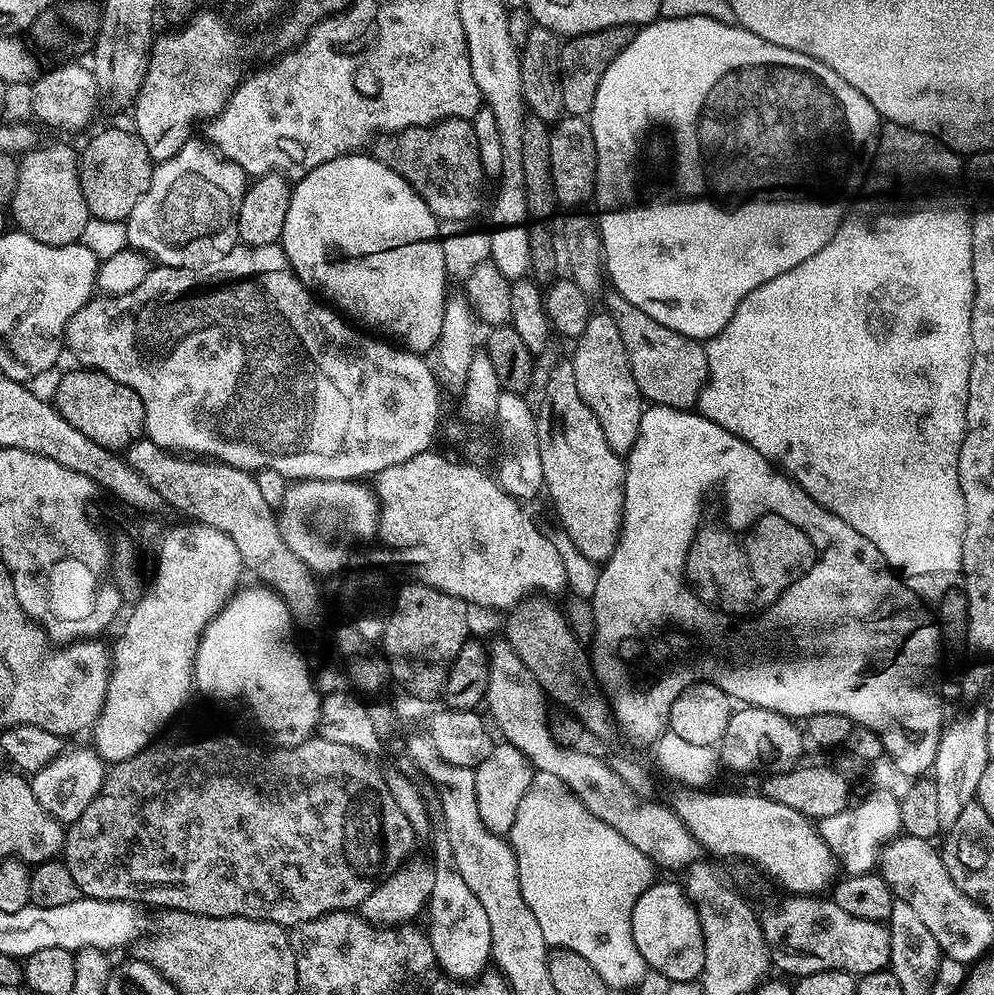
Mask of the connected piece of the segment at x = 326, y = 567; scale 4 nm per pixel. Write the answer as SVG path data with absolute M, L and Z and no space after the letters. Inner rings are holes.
M305 477L285 490L276 513L284 520L279 526L283 542L301 558L305 567L313 575L337 575L351 563L355 544L357 547L376 531L374 518L377 510L377 497L361 481Z

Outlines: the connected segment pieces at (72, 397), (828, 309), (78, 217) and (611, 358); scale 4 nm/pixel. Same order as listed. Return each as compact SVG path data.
M79 371L66 373L56 384L54 407L62 414L62 418L66 418L74 430L82 430L86 438L98 442L98 446L103 448L124 450L135 440L141 439L146 432L142 398L138 398L130 386L114 382L114 378L105 372Z
M885 127L882 134L882 146L878 150L878 158L872 163L872 173L866 182L866 190L862 190L862 198L858 198L858 206L850 210L850 218L846 218L846 226L842 226L842 234L826 250L818 250L802 266L794 266L786 274L774 278L766 286L762 286L750 298L746 298L730 314L728 321L722 325L714 334L710 334L705 340L699 341L698 358L700 361L701 372L693 385L690 398L692 411L697 412L710 426L722 430L730 438L734 438L745 448L749 448L756 456L762 457L769 462L775 462L783 471L787 472L803 491L808 493L808 497L818 506L822 506L830 514L834 514L839 520L844 520L854 530L866 534L882 554L906 578L910 584L927 600L935 601L946 590L946 586L957 583L961 579L964 570L964 503L962 502L962 486L960 485L960 475L958 474L958 454L962 450L962 438L964 437L964 407L968 401L968 391L966 390L966 378L968 377L968 359L972 357L973 342L968 333L968 319L970 318L970 306L974 298L974 286L976 285L976 253L978 251L977 228L978 221L972 211L972 198L968 195L968 180L964 176L965 165L961 157L953 152L951 148L944 147L939 140L934 140L930 136L914 134L910 130L901 128Z
M42 146L25 153L19 165L18 190L10 205L15 227L46 246L61 248L80 242L90 217L86 198L82 198L77 153L64 146Z
M608 323L594 327L584 340L579 341L574 367L574 383L578 394L582 394L582 402L586 402L586 408L590 414L594 414L598 426L602 426L610 454L614 454L620 463L627 463L640 440L642 397L634 378L630 378L630 366L626 366L622 342Z

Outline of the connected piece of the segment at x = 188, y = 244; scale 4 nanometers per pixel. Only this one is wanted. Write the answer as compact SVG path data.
M188 139L178 150L178 154L169 160L161 160L153 167L150 186L142 198L138 198L138 206L128 216L127 247L143 253L157 265L166 268L190 268L204 270L207 264L227 261L233 248L237 247L238 210L242 206L246 174L238 165L218 155L207 143Z

